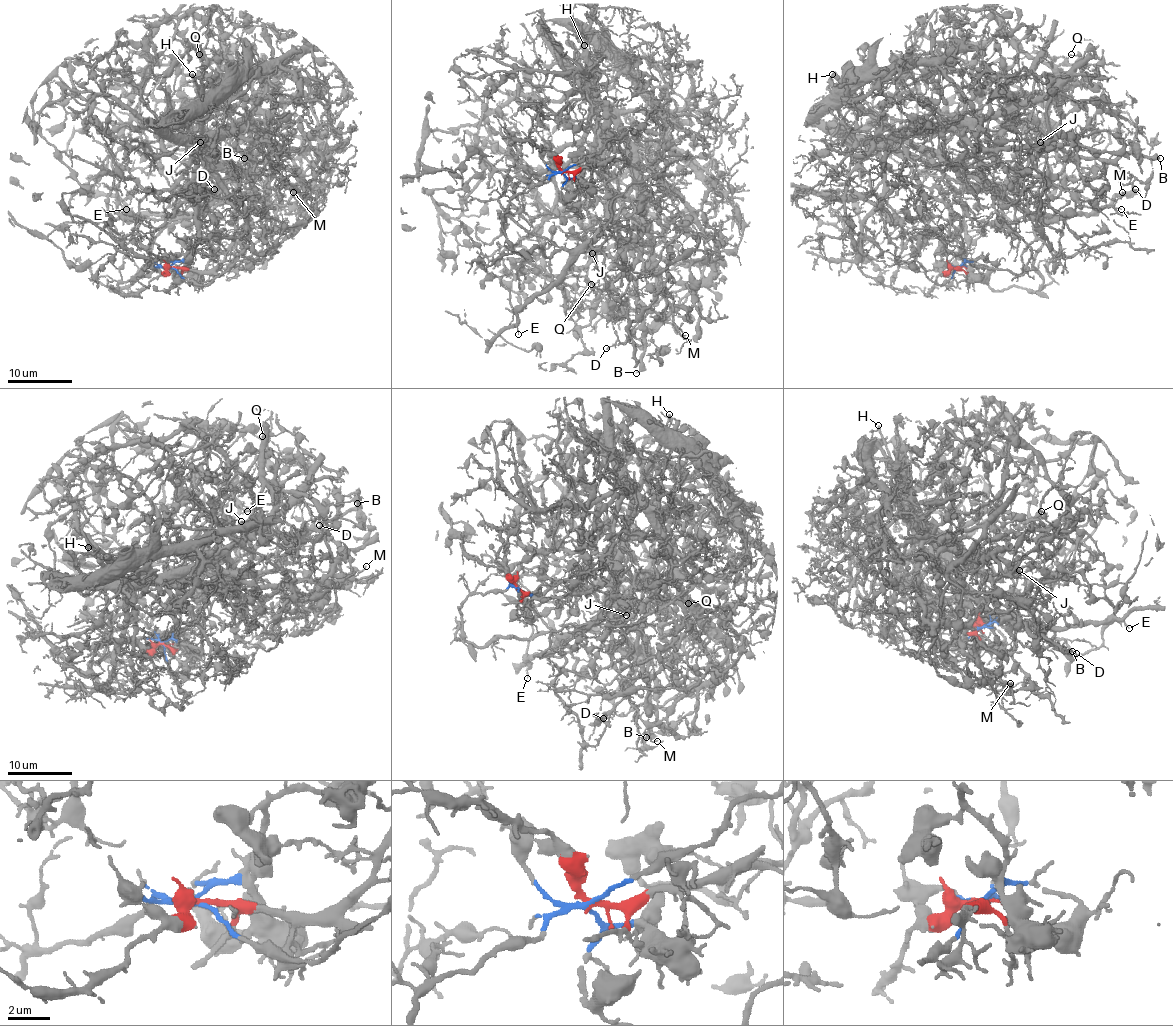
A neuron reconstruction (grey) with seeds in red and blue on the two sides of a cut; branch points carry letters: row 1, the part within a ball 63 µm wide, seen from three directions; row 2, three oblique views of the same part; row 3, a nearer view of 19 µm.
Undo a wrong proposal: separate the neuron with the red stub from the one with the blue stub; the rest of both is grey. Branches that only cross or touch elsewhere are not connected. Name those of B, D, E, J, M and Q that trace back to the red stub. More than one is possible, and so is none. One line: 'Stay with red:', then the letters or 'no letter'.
Stay with red: J, Q

